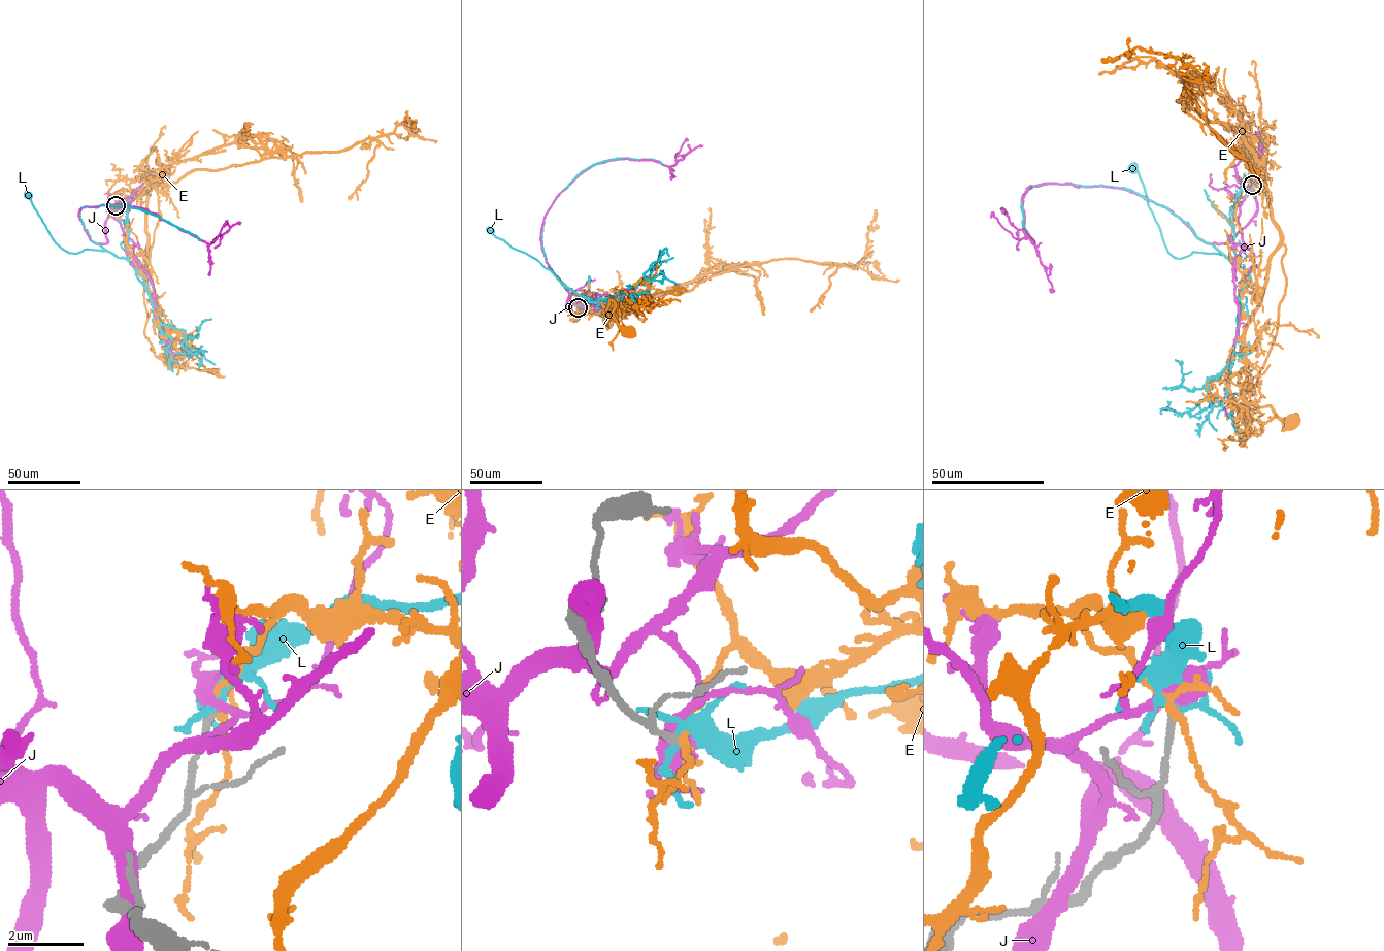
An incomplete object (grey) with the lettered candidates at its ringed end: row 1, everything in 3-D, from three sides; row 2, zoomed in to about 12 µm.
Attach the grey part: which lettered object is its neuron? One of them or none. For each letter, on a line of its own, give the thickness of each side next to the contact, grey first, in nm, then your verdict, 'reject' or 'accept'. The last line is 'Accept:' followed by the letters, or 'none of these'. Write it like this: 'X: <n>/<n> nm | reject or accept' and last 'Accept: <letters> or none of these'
E: 190/150 nm | reject
J: 190/480 nm | reject
L: 190/180 nm | reject
Accept: none of these

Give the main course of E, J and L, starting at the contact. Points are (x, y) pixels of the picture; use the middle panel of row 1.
E: (578, 307), (587, 303), (604, 306), (611, 314), (607, 329), (606, 308), (612, 300), (613, 317), (629, 334)
J: (578, 307), (567, 309), (569, 293), (540, 240), (556, 197), (596, 164), (631, 159), (670, 166), (702, 145)
L: (578, 307), (588, 304), (590, 295), (589, 299), (565, 288), (538, 261), (512, 248), (490, 230)

